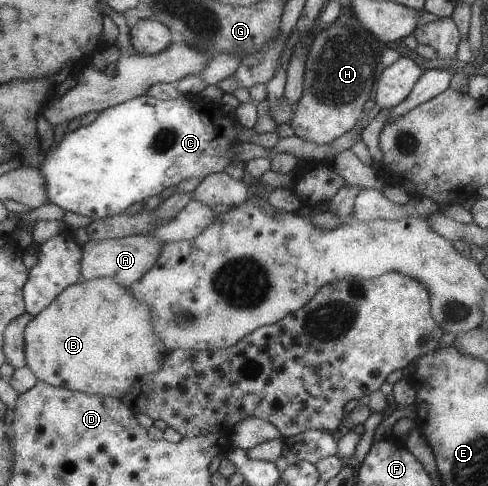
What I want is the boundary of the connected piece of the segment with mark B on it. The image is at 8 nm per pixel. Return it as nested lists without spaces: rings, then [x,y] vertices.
[[[111,278],[81,280],[66,286],[27,323],[23,352],[38,381],[51,386],[121,401],[131,384],[157,372],[168,353],[155,336],[150,309]]]

